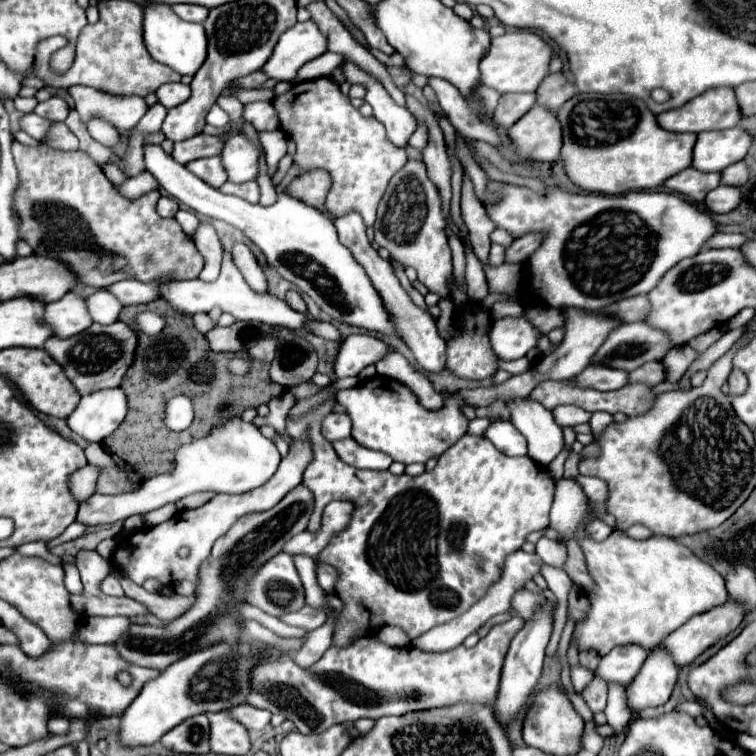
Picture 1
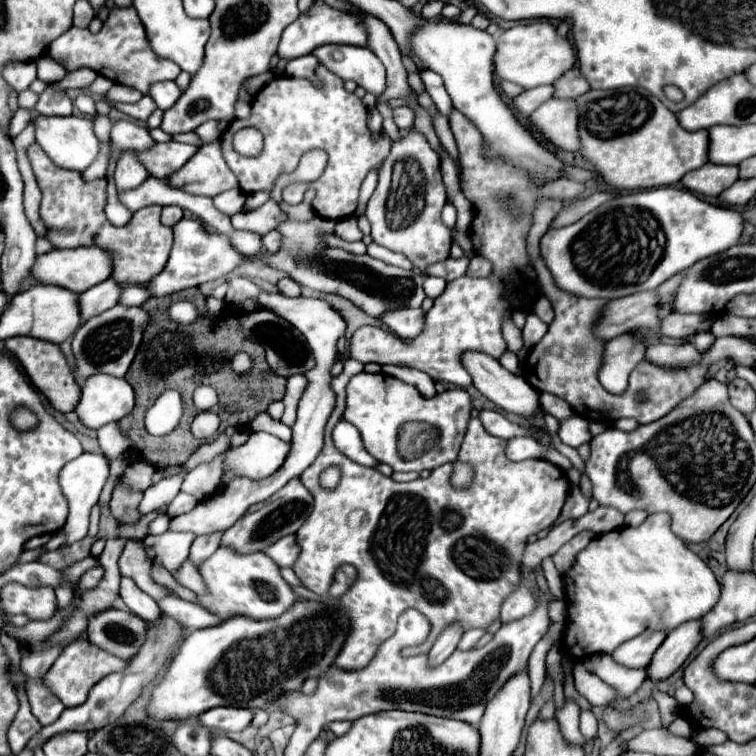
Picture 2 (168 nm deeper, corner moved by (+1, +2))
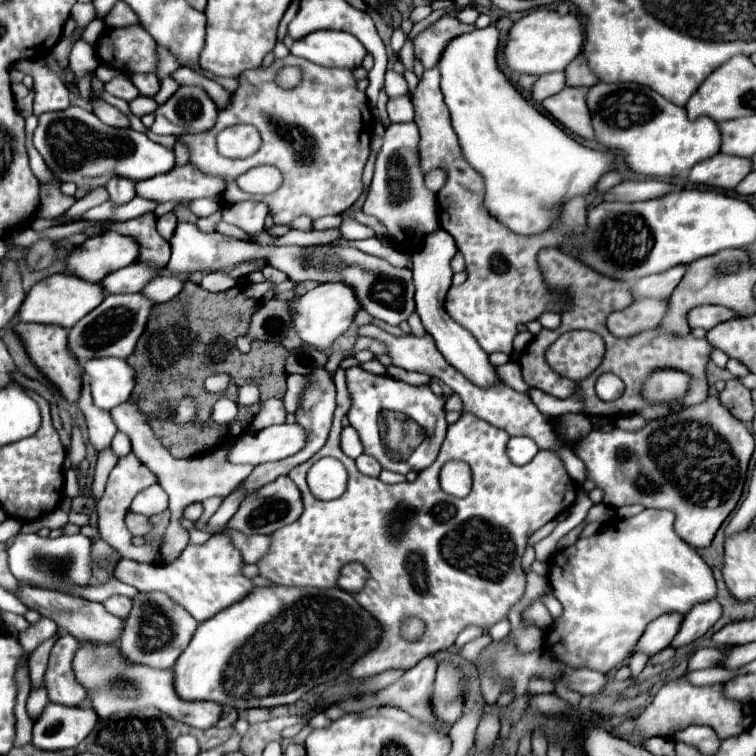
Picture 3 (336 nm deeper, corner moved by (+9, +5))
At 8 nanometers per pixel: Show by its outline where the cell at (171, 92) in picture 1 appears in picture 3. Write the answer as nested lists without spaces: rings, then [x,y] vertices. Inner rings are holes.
[[[137,73],[137,75],[129,75],[129,79],[133,81],[133,85],[139,89],[141,95],[145,97],[155,97],[161,89],[161,83],[157,79],[157,75],[143,75],[143,73]]]

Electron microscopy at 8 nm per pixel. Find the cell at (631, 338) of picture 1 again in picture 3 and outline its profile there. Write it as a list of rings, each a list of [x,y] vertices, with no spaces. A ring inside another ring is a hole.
[[[699,305],[687,313],[687,323],[691,329],[695,327],[711,329],[719,321],[727,321],[731,317],[737,317],[737,313],[731,313],[729,309],[723,309],[721,305]]]

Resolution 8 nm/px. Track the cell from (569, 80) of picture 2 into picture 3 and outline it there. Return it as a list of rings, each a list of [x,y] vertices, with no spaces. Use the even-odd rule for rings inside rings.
[[[577,55],[567,65],[565,75],[567,75],[567,81],[565,81],[567,87],[591,87],[591,85],[597,83],[597,77],[587,69],[587,63],[585,63],[583,55]]]

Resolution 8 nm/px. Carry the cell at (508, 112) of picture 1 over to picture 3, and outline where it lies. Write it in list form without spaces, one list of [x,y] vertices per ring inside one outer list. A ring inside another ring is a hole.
[[[559,71],[559,73],[547,73],[547,75],[539,77],[539,79],[533,83],[529,97],[531,97],[535,103],[541,103],[545,97],[551,97],[551,95],[559,93],[559,91],[565,87],[563,81],[565,81],[563,71]]]

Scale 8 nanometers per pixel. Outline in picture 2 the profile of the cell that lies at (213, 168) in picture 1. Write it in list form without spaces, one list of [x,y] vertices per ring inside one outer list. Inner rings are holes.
[[[219,140],[201,146],[181,170],[169,176],[169,182],[175,188],[183,188],[187,194],[207,198],[213,198],[231,188],[239,188],[235,174],[223,160]]]

